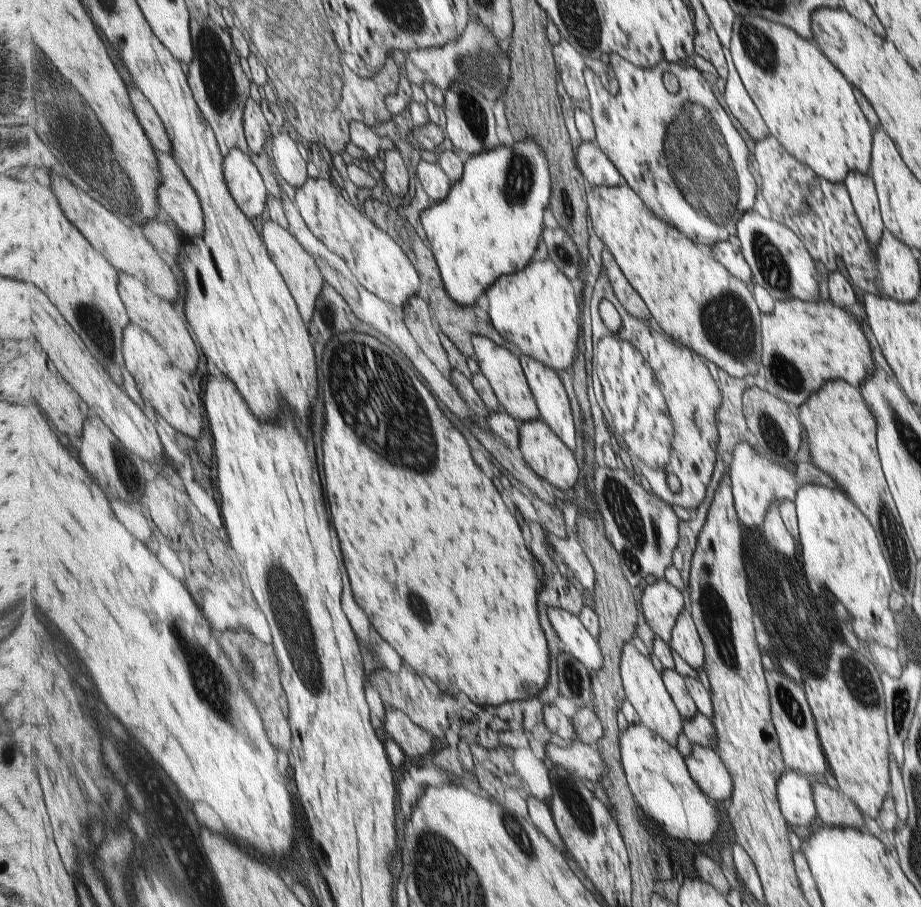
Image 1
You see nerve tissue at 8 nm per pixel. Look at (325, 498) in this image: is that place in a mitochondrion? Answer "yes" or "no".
no

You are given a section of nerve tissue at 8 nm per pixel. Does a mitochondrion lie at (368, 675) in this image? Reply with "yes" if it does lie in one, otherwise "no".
no

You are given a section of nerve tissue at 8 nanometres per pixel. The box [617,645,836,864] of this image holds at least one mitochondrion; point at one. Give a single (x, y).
(789, 704)

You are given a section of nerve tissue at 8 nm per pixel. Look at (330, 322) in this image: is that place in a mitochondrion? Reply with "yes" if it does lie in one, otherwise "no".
yes

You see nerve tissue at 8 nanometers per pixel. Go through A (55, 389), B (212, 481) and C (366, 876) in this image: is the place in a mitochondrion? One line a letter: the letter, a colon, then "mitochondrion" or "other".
A: other
B: other
C: other

